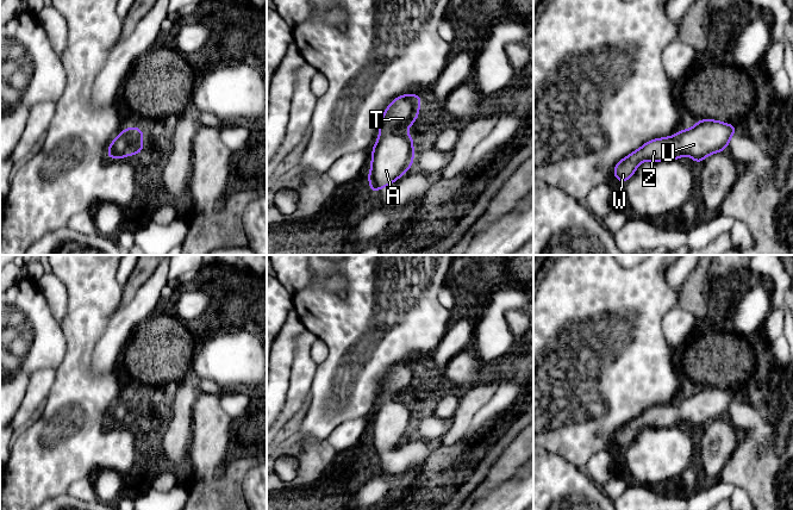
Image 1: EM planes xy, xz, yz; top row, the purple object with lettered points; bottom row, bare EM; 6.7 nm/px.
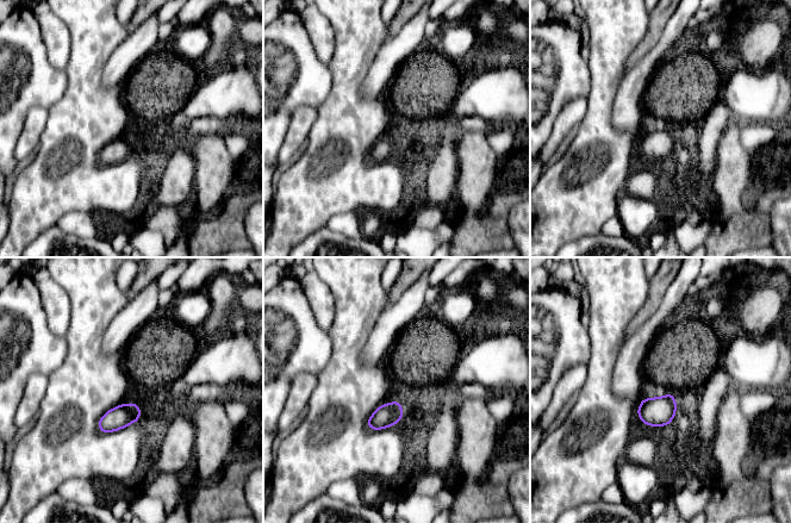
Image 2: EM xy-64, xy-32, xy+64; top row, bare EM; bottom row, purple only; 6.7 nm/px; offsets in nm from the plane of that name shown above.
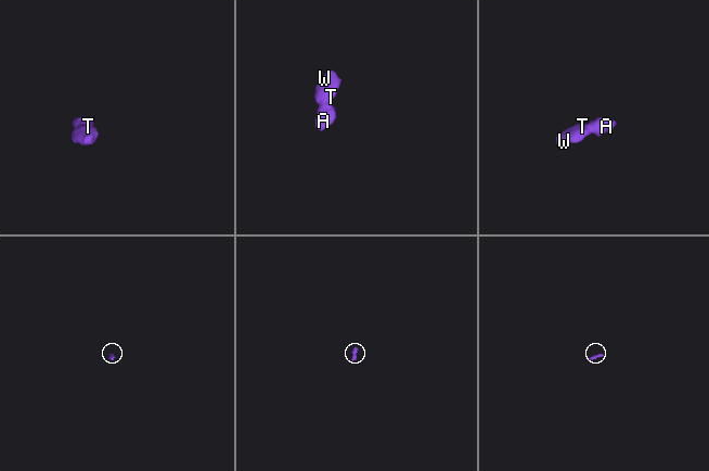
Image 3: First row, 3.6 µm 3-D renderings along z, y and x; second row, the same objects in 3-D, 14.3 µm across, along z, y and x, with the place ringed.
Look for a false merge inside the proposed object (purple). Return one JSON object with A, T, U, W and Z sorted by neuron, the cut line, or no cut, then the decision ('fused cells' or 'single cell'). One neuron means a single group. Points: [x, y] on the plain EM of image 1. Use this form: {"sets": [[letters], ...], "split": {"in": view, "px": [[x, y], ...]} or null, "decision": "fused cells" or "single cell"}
{"sets": [["A", "T", "U", "W", "Z"]], "split": null, "decision": "single cell"}

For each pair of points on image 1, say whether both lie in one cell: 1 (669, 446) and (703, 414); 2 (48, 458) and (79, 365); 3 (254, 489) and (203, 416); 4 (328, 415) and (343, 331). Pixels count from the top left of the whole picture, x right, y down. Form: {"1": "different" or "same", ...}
{"1": "different", "2": "same", "3": "different", "4": "same"}

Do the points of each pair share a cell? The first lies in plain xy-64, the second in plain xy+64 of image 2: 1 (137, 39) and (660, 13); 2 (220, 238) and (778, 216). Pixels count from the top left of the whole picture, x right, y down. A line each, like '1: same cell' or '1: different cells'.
1: different cells
2: different cells

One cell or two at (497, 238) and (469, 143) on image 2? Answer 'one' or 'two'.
one

